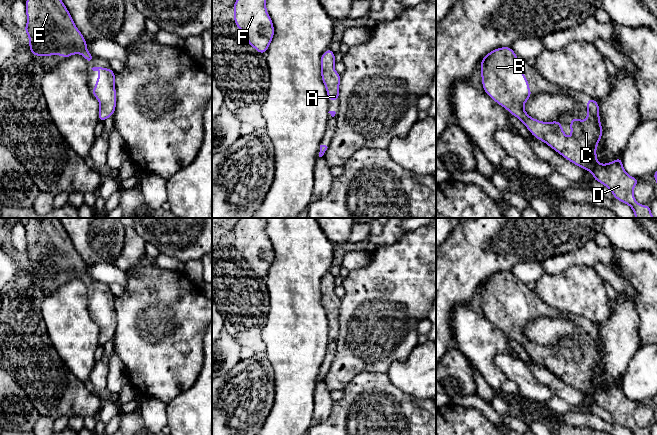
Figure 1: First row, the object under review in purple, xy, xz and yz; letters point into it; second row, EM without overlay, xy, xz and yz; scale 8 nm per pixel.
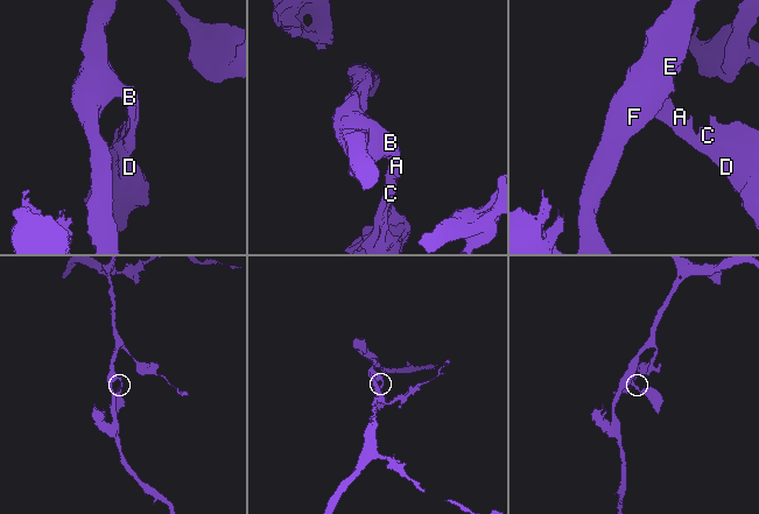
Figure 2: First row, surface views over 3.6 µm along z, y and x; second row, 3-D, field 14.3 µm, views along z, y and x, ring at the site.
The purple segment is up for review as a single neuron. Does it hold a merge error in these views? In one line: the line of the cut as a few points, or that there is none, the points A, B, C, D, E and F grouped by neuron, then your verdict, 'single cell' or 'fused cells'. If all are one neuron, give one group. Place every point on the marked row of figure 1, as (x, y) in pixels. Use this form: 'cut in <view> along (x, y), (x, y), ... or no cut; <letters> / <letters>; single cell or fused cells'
no cut; A B C D E F; single cell

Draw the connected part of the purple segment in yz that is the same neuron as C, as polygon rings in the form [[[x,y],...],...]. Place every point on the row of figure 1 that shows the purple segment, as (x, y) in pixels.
[[[511,47],[492,50],[480,63],[483,90],[497,104],[522,121],[534,137],[568,161],[590,171],[594,180],[609,188],[615,199],[632,208],[635,218],[654,218],[649,205],[637,203],[633,189],[640,179],[627,174],[623,168],[622,157],[606,164],[596,161],[597,145],[603,135],[599,116],[600,103],[588,97],[587,120],[581,121],[575,117],[570,120],[569,140],[559,120],[542,122],[530,117],[524,110],[523,106],[532,93],[518,63],[518,56]]]

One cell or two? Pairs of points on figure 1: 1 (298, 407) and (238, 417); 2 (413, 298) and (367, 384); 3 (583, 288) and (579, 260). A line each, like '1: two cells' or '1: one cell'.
1: two cells
2: two cells
3: two cells

